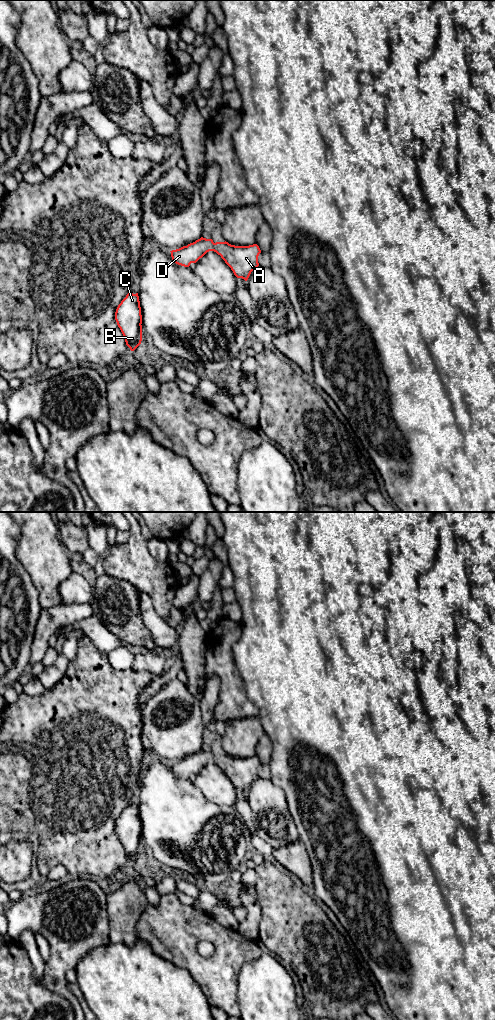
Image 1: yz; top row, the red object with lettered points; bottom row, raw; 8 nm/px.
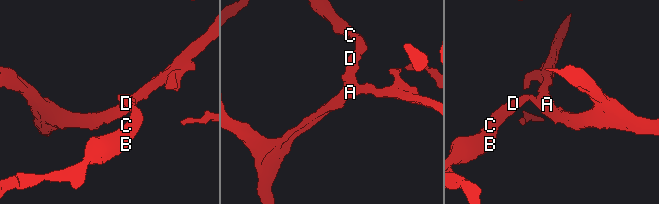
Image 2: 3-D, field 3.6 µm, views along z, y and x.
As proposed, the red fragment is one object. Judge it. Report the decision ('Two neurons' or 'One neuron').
One neuron

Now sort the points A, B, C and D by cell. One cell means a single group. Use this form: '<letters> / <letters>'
A B C D

